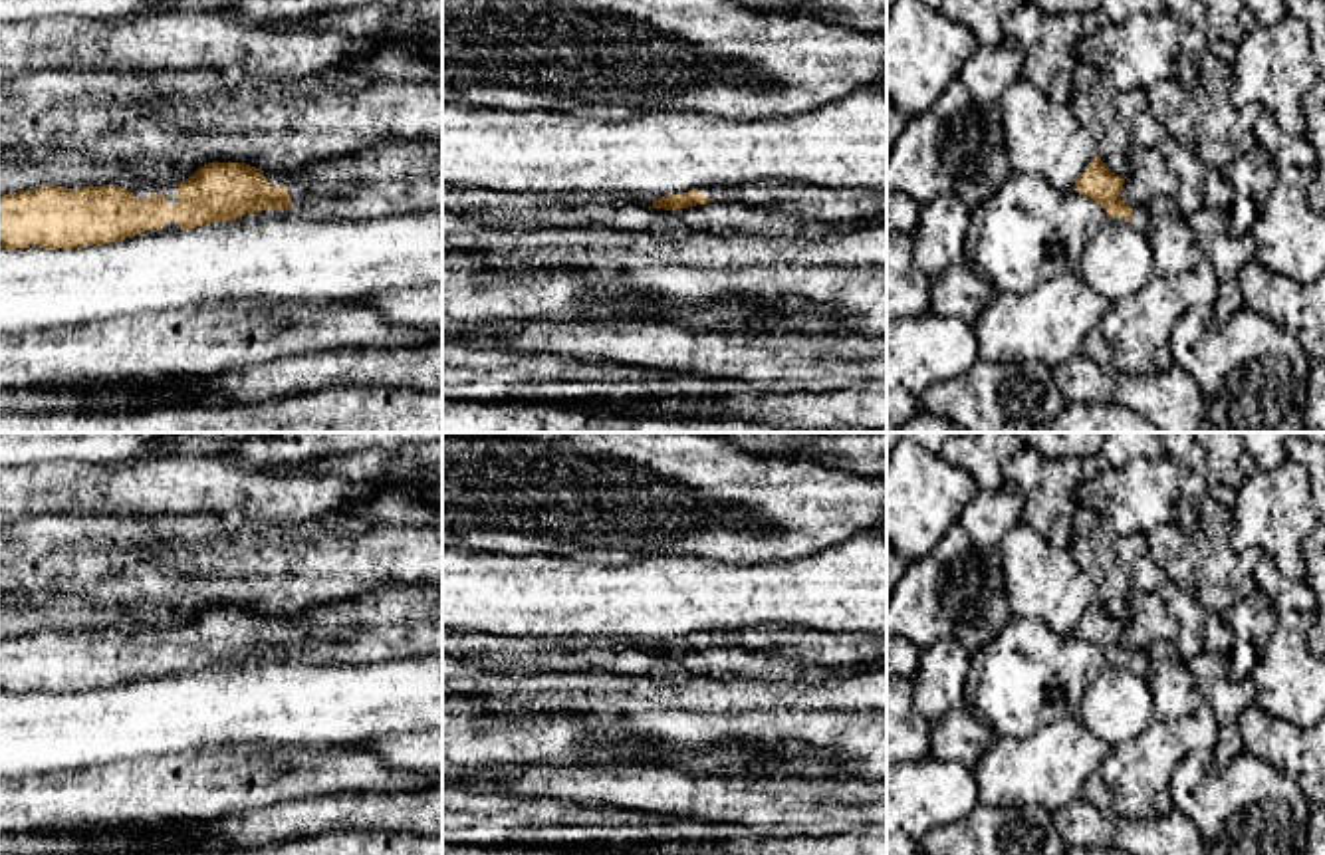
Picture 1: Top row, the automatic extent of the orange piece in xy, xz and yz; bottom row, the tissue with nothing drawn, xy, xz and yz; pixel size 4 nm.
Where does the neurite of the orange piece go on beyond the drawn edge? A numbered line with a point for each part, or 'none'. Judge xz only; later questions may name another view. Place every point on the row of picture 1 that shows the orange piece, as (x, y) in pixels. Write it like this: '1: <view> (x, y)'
1: xz (814, 203)

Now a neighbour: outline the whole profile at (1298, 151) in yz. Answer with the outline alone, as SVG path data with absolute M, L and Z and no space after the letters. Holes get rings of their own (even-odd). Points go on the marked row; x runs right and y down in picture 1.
M1260 111L1254 125L1256 141L1275 163L1291 163L1295 167L1315 167L1317 153L1305 135L1289 139L1275 123L1273 115Z

